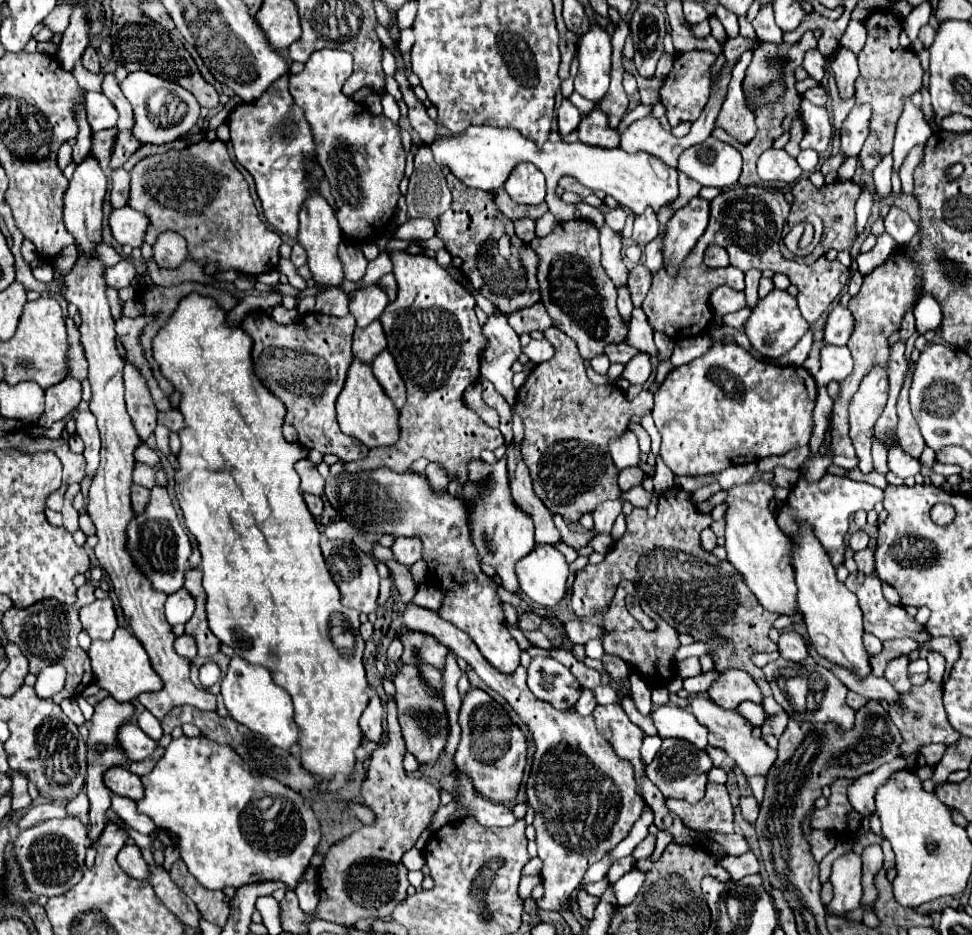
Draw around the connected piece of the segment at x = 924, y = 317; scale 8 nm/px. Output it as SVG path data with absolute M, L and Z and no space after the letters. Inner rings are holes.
M923 295L917 305L915 305L915 325L919 329L919 333L923 335L929 329L937 329L941 325L943 313L939 303L933 299L933 295Z

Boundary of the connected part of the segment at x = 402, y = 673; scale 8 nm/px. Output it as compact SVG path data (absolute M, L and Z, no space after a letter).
M401 665L393 683L397 689L395 699L399 709L399 725L403 731L407 751L413 753L419 763L433 763L437 755L443 751L447 739L447 717L443 701L435 699L435 695L421 683L419 673L413 665Z

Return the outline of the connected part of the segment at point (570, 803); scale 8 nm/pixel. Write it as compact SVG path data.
M409 603L405 613L403 613L403 621L405 621L405 627L409 627L413 631L425 631L425 633L433 635L445 647L449 647L457 657L463 657L475 669L475 673L513 707L513 711L521 719L521 727L531 733L531 739L535 743L535 753L533 753L531 773L529 773L529 779L527 779L527 801L535 809L533 825L537 829L539 859L543 861L541 877L543 877L543 887L545 887L545 895L537 903L537 906L542 909L557 911L557 913L561 909L569 909L571 911L573 891L581 885L589 865L599 861L605 851L613 849L629 833L629 829L641 817L641 813L645 809L645 801L641 799L641 795L635 789L631 763L623 761L623 759L619 759L615 755L613 747L597 733L595 719L591 719L591 715L583 717L579 713L557 711L547 701L537 699L531 693L531 689L527 687L527 683L525 683L527 677L525 677L525 669L521 665L519 665L519 669L513 675L501 675L499 671L495 671L483 659L483 655L479 653L479 649L471 641L471 637L465 631L459 631L455 625L443 621L439 617L439 613L435 613L431 609L425 609L425 607L419 607L415 603Z

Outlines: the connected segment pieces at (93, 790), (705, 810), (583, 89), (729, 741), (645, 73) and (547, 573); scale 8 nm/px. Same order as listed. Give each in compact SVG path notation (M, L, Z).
M107 695L103 701L95 705L95 713L89 721L89 739L87 739L87 797L91 801L91 811L89 811L89 839L95 843L105 827L105 813L111 803L111 791L107 791L103 783L103 771L109 771L111 767L127 767L127 755L123 755L123 747L119 747L119 741L115 739L119 727L127 723L135 713L133 703L119 703L111 695Z
M709 783L707 785L707 791L705 791L705 797L695 803L695 805L689 805L689 803L683 803L683 801L675 801L675 799L667 799L667 809L673 811L677 817L683 819L685 827L697 831L697 833L733 833L733 807L731 807L731 801L729 801L729 793L725 789L725 785L715 785L715 783Z
M591 27L579 41L579 71L575 77L575 91L597 103L609 89L611 71L611 37L601 27Z
M693 695L691 713L697 717L699 723L703 723L709 729L709 745L723 749L727 753L727 757L737 767L741 767L741 771L745 775L767 775L771 763L777 759L777 751L769 749L769 745L763 739L755 739L751 735L753 727L745 719L741 719L741 715L737 715L735 711L727 711L727 709L719 707L715 701L711 701L703 695Z
M649 1L637 5L631 23L633 43L635 43L635 65L641 77L651 79L655 75L657 61L663 53L663 37L665 37L665 15L659 7Z
M535 545L529 555L525 555L517 565L515 565L515 575L519 579L523 595L539 607L553 607L557 605L563 595L565 595L565 583L569 577L569 565L565 557L553 547L553 545Z

